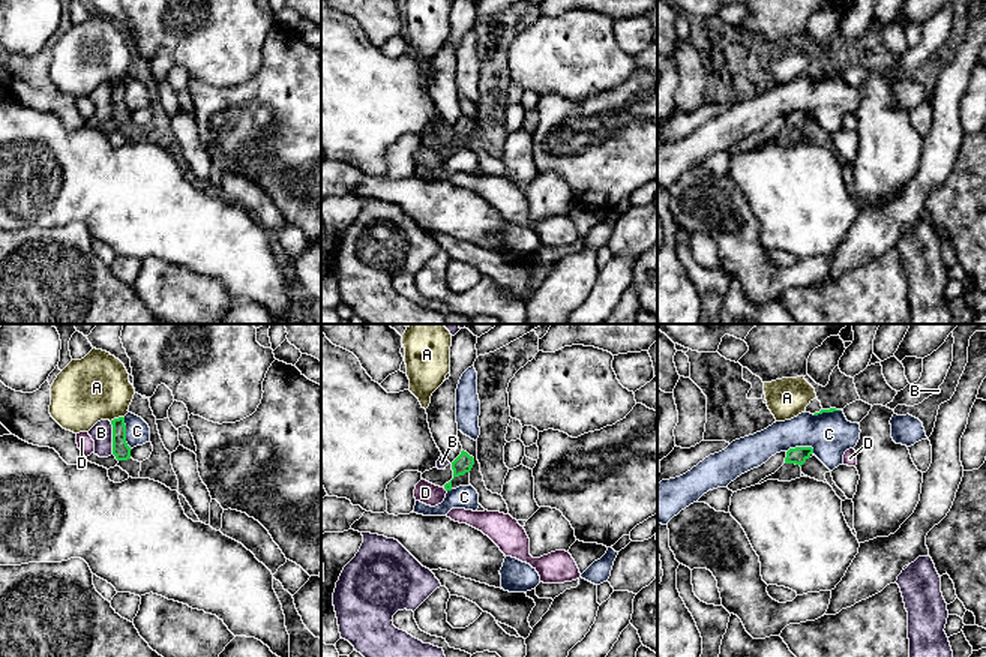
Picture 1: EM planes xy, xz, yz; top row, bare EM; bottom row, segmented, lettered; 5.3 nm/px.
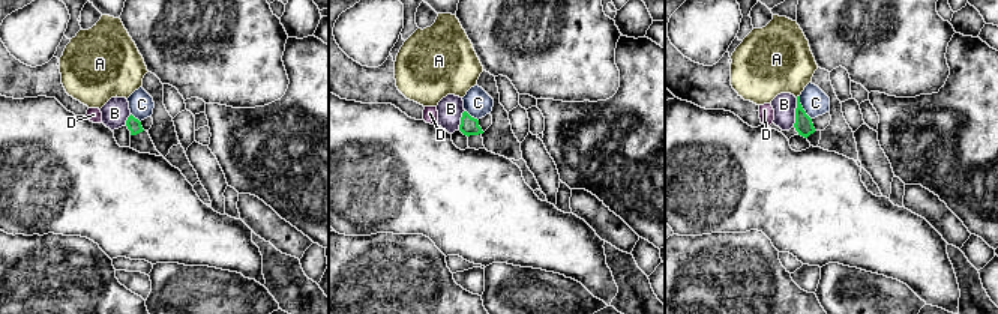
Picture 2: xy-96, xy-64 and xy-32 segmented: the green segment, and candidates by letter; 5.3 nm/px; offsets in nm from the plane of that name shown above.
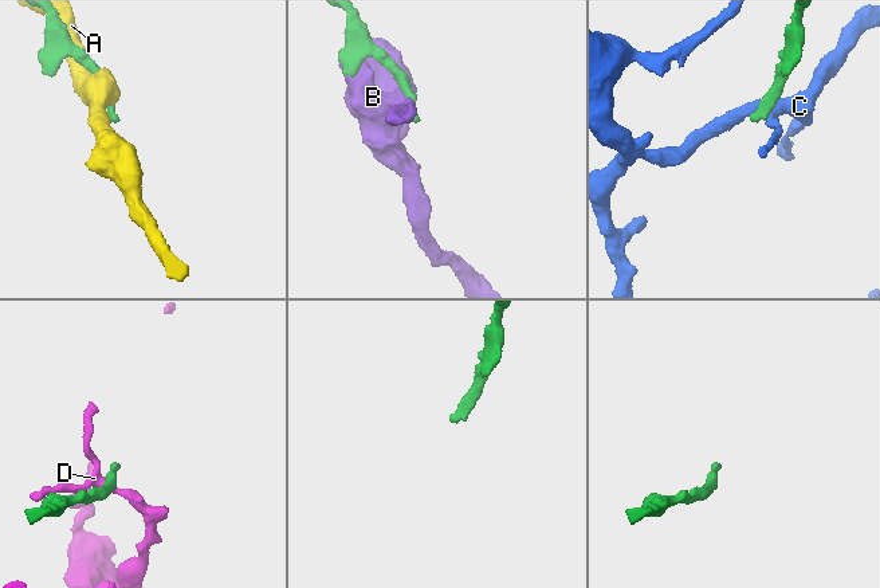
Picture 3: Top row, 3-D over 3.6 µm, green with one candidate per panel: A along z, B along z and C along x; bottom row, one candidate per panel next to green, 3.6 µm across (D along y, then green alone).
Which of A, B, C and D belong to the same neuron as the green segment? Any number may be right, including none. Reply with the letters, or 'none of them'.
none of them

